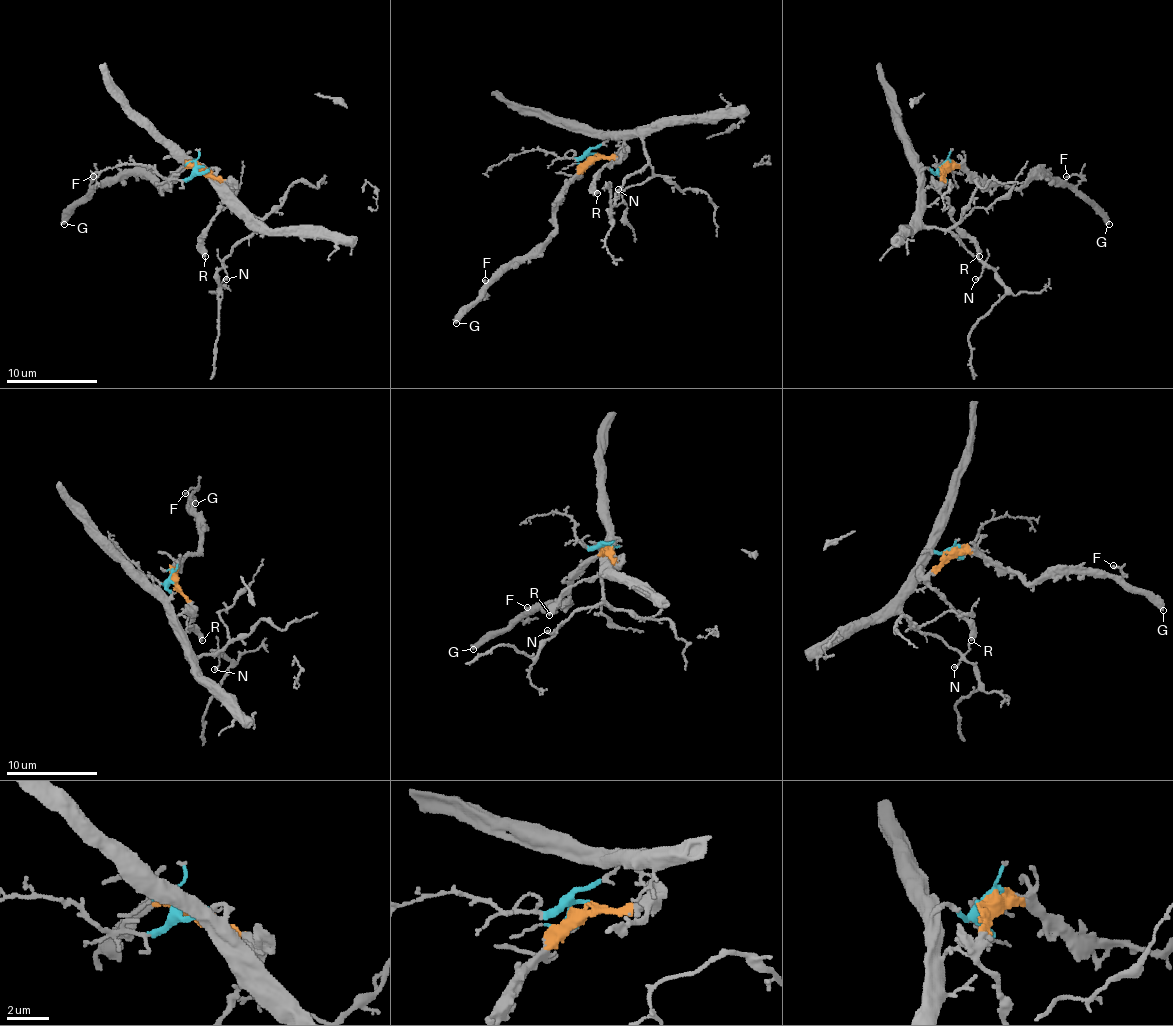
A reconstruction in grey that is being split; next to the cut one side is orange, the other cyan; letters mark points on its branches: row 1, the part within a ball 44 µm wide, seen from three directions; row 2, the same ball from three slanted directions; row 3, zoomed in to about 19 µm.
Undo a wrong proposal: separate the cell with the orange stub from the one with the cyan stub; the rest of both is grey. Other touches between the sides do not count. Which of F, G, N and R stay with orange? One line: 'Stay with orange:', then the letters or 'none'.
Stay with orange: F, G, R

